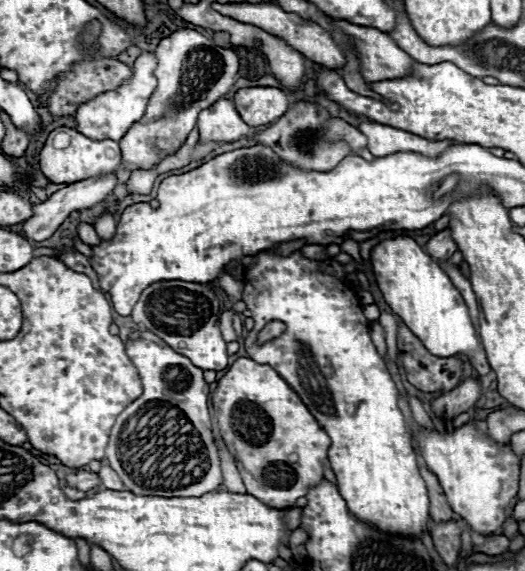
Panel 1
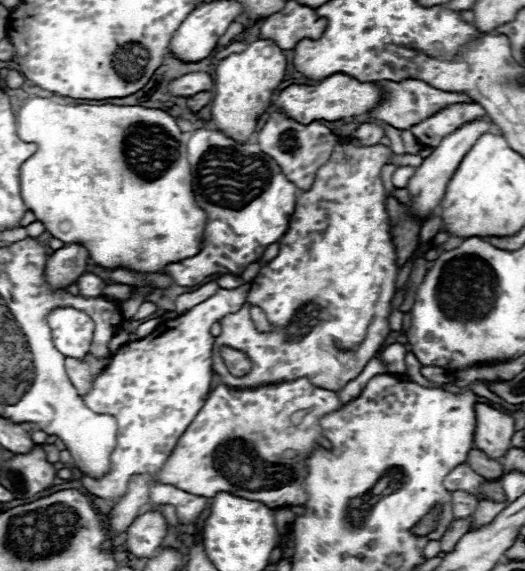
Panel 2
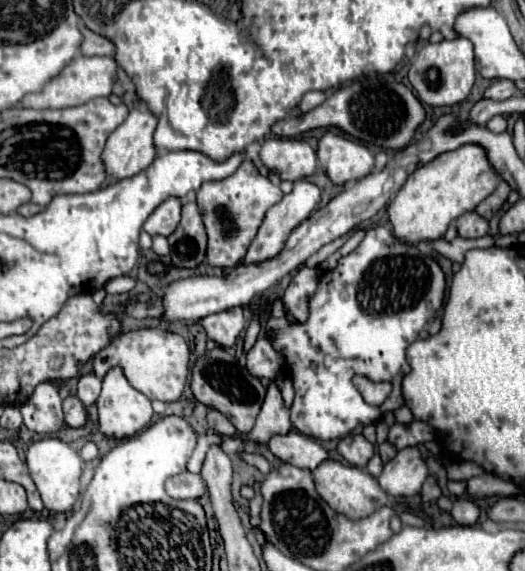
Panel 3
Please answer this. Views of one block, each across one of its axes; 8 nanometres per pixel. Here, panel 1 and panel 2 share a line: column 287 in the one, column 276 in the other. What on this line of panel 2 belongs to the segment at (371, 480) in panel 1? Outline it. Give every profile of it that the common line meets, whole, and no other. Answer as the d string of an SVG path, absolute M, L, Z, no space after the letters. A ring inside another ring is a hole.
M340 138L328 158L328 164L318 168L312 188L298 194L290 228L278 242L278 256L262 266L250 286L244 306L220 320L222 334L216 336L214 348L228 346L240 350L252 364L246 376L232 376L216 350L216 354L212 354L214 372L220 374L224 384L234 388L254 388L308 376L308 380L318 388L342 390L346 382L356 378L380 352L390 336L388 316L392 312L392 298L396 294L396 278L400 270L396 264L396 246L390 234L390 218L386 214L386 188L380 178L380 170L390 156L392 150L384 144L356 146L350 144L350 140ZM250 306L262 308L276 330L266 334L258 332L250 320Z

